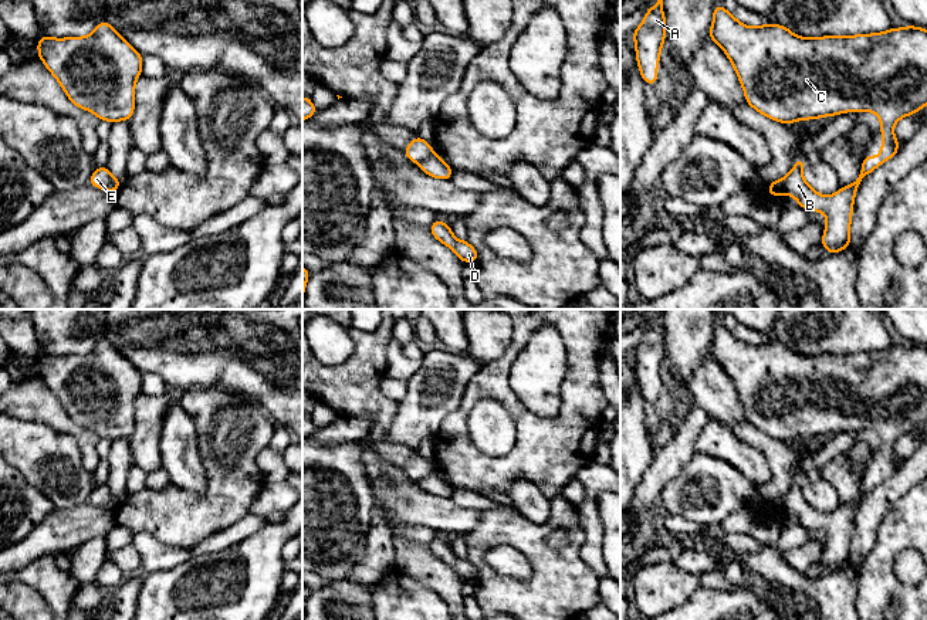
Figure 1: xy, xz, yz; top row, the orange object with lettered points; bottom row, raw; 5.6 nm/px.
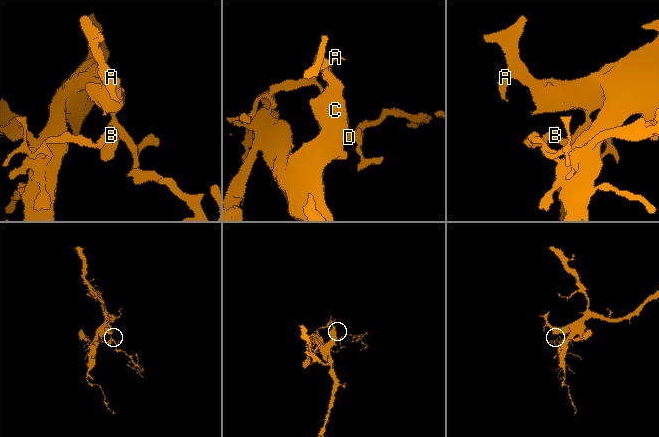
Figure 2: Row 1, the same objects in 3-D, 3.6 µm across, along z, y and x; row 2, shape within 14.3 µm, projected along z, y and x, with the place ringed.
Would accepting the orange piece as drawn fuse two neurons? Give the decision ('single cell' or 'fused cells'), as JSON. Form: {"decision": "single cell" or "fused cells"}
{"decision": "fused cells"}

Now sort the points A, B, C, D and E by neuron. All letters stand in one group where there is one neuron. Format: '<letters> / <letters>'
A B C D / E

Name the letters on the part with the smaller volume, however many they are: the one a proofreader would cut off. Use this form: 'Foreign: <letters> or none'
Foreign: E

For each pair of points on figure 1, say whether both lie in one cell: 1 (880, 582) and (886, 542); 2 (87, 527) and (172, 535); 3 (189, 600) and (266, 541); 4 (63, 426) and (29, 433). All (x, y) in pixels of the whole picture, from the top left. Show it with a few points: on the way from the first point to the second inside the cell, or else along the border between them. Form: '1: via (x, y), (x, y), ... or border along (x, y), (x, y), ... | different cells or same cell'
1: via (880, 572), (885, 552) | same cell
2: border along (112, 512), (117, 522) | different cells
3: via (207, 599), (247, 559) | same cell
4: border along (20, 420), (46, 422), (68, 433), (80, 449) | different cells

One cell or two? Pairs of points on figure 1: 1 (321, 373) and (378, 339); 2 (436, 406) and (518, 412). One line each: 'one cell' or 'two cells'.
1: one cell
2: two cells

